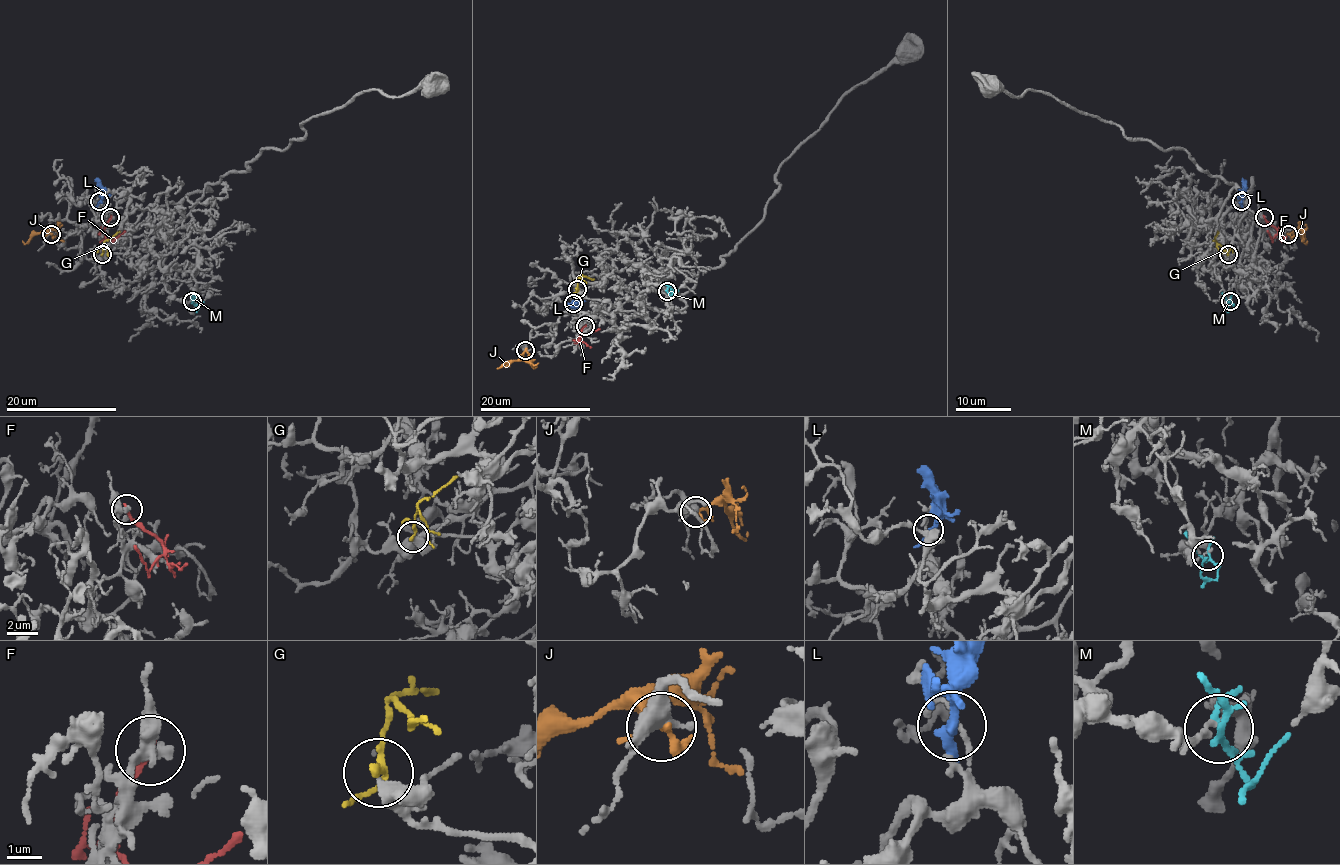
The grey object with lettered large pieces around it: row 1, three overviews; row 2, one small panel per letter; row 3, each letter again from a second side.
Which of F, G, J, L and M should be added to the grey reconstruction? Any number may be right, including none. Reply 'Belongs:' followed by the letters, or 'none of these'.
Belongs: G

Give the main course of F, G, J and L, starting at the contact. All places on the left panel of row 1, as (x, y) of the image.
F: (111, 218), (104, 233), (114, 241), (125, 230)
G: (103, 253), (105, 241), (119, 231)
J: (50, 234), (42, 231), (25, 244), (23, 241)
L: (98, 201), (101, 183), (96, 178)

